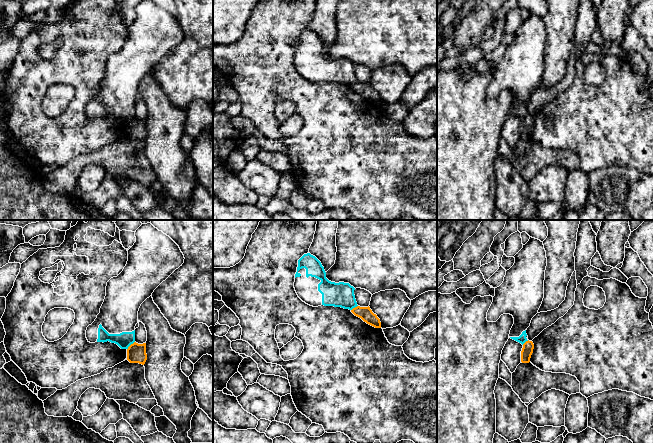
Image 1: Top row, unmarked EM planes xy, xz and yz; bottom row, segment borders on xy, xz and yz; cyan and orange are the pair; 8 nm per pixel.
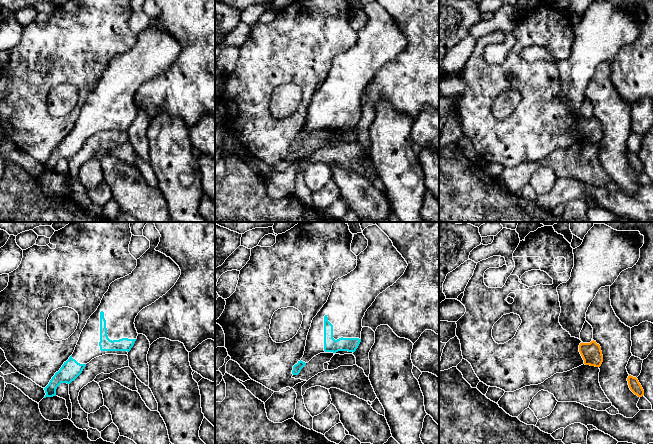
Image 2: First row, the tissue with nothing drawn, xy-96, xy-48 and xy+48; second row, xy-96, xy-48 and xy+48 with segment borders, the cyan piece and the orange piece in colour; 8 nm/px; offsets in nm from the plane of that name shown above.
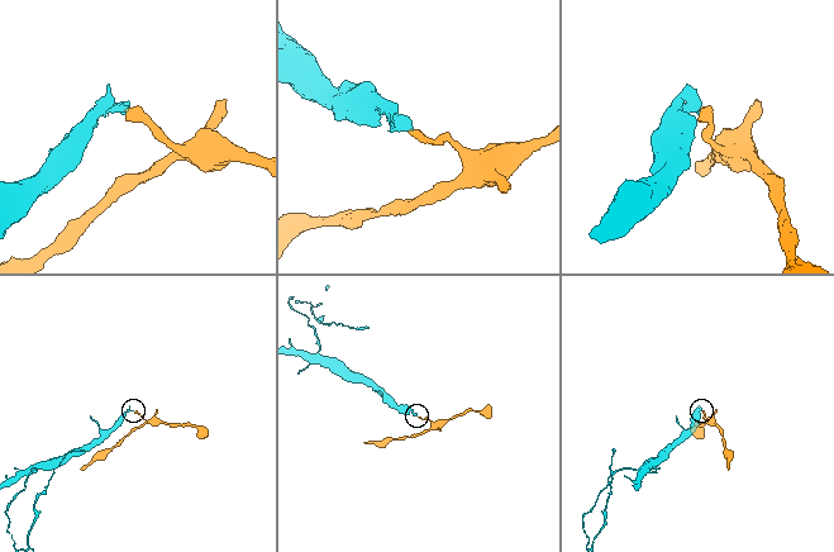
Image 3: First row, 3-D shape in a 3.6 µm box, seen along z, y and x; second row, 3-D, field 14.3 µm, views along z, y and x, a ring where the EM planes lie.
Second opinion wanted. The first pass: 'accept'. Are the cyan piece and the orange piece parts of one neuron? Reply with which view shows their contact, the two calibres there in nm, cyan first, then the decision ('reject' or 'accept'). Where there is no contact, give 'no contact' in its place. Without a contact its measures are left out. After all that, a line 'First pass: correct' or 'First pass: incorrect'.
meets cyan in xy; 120 nm thick on the cyan side, 160 nm on the other; reject
First pass: incorrect

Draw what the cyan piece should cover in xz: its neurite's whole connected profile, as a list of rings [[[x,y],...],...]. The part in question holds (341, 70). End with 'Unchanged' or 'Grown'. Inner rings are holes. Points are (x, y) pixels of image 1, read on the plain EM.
[[[310,29],[298,36],[294,64],[302,77],[313,83],[324,81],[352,86],[358,82],[355,64],[349,59],[329,57],[321,38]]]. Grown

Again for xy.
[[[142,0],[135,8],[136,18],[127,26],[128,37],[123,47],[107,58],[106,72],[95,97],[87,103],[88,118],[111,118],[121,125],[135,118],[135,102],[141,80],[154,66],[184,39],[179,22],[152,0]]]. Grown

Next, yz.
[[[530,13],[529,17],[514,32],[514,41],[506,47],[503,59],[495,64],[493,78],[487,88],[487,97],[496,98],[501,91],[510,90],[514,100],[509,113],[522,121],[528,117],[526,110],[532,94],[538,89],[544,74],[544,56],[547,42],[546,27],[543,18]]]. Grown

